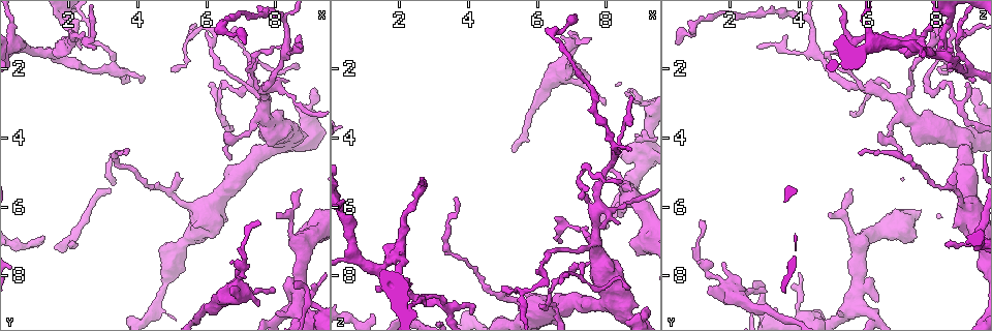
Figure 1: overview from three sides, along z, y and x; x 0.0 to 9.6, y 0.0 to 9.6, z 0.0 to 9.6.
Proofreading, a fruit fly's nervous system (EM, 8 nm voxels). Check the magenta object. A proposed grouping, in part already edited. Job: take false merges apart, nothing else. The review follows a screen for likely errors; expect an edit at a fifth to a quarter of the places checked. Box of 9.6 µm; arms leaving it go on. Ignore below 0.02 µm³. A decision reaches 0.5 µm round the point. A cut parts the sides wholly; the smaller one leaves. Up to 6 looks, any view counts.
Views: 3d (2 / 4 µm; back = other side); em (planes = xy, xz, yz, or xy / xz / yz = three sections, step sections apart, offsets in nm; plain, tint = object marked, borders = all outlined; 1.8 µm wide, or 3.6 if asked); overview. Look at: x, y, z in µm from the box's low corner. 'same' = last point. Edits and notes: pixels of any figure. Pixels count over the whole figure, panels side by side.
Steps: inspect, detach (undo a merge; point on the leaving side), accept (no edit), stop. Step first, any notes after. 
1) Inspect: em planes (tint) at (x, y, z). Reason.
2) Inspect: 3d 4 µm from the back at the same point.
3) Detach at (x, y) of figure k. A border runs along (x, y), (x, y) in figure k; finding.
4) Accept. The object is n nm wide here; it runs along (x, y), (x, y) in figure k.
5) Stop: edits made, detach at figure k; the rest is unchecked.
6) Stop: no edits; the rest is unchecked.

Inspect: 3d 2 µm at (6.85, 2.60, 8.00). Abrupt turn.

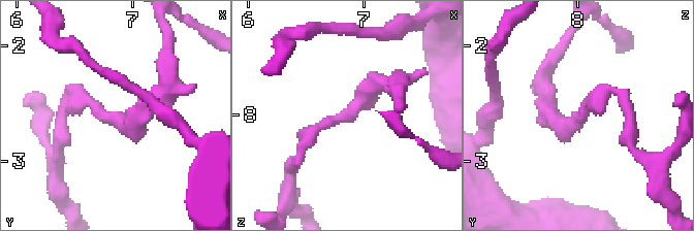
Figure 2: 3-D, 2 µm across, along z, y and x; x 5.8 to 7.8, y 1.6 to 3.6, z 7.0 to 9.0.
Inspect: em planes (tint) at (6.84, 2.60, 8.00). Need the tissue.

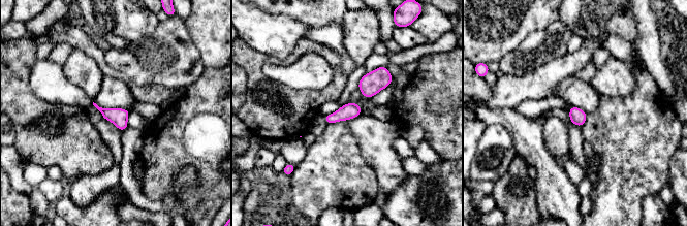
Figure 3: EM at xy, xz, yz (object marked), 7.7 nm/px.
Accept. One neuron here.

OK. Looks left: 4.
Inspect: 3d 2 µm at (5.55, 1.05, 8.70). Abrupt turn.

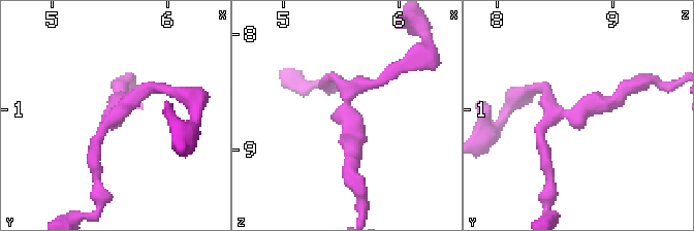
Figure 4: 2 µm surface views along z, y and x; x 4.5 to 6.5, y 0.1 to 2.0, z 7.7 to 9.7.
Inspect: em xy step 16 (tint) at (5.54, 1.04, 8.72). Need the tissue.

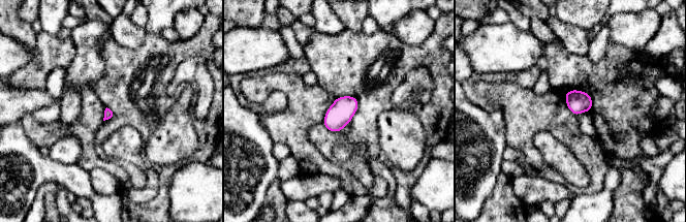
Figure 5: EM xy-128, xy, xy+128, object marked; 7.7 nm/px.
Inspect: em planes (tint) at the same point.

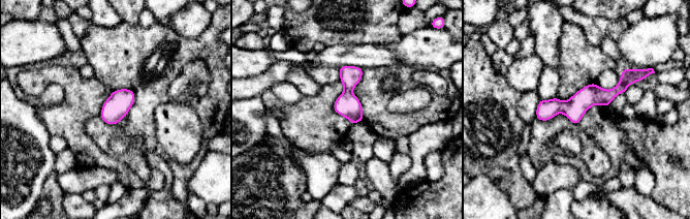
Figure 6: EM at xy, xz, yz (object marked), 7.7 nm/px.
Accept. It runs along (631, 75), (607, 96), (538, 116) in figure 6; continuous, no second neuron.

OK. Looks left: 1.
Stop: no edits; the rest is unchecked.

